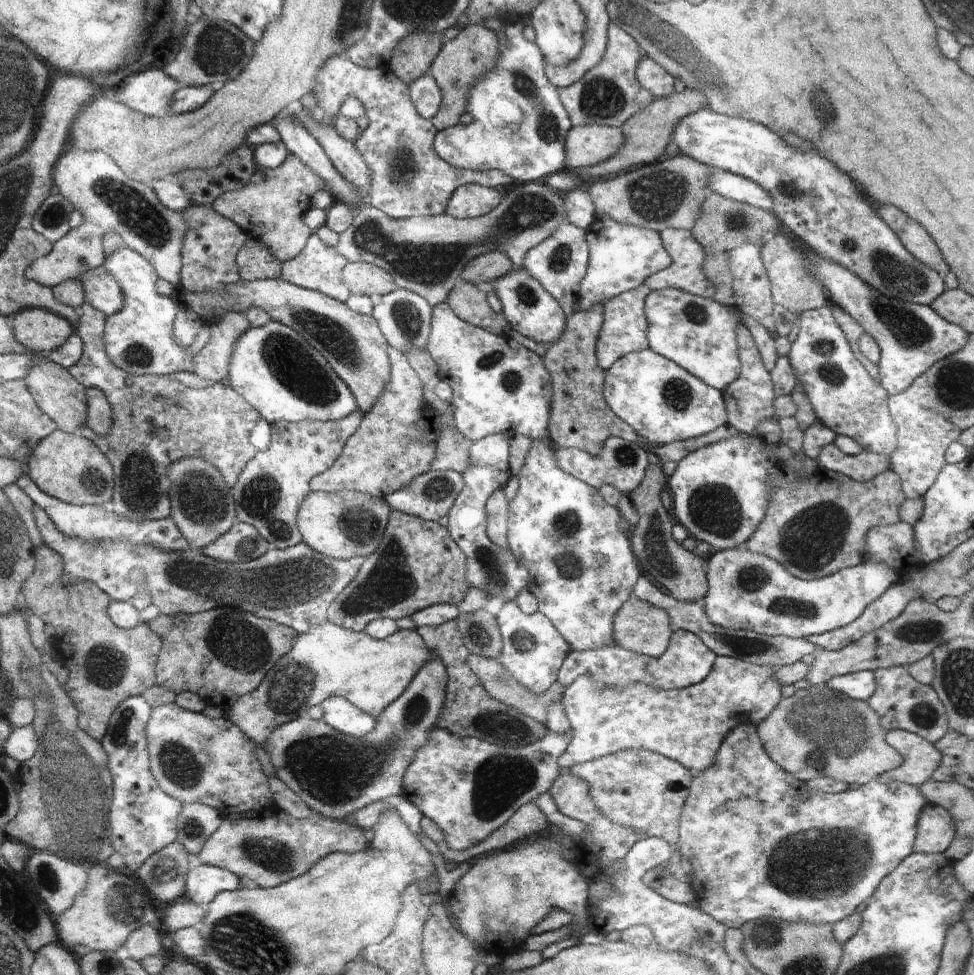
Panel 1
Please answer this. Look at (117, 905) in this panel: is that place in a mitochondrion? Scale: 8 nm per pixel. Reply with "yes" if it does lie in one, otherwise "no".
yes

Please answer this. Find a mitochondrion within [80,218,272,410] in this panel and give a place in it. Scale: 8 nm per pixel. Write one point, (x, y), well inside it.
(133, 354)

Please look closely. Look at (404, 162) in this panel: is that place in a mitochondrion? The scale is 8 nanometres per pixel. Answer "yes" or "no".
yes

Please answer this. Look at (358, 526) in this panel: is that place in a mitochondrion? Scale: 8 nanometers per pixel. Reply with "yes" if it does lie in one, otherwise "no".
yes

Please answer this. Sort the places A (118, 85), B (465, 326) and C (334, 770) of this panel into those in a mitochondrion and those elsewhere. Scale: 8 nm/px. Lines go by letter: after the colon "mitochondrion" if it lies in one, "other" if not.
A: other
B: other
C: mitochondrion

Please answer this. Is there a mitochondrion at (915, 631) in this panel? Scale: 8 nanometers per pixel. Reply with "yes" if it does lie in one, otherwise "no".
yes

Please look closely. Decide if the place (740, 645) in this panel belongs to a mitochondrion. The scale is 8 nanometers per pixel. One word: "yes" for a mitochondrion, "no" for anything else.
yes

